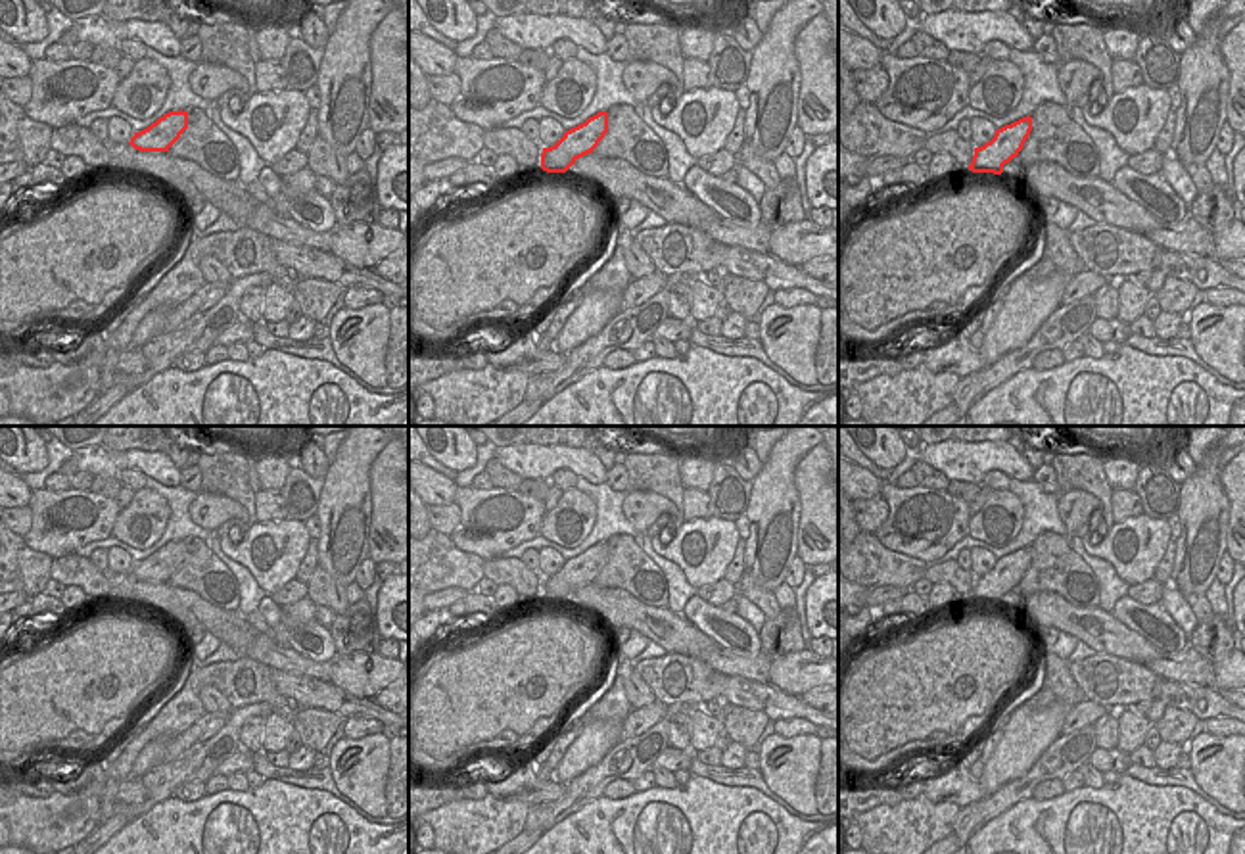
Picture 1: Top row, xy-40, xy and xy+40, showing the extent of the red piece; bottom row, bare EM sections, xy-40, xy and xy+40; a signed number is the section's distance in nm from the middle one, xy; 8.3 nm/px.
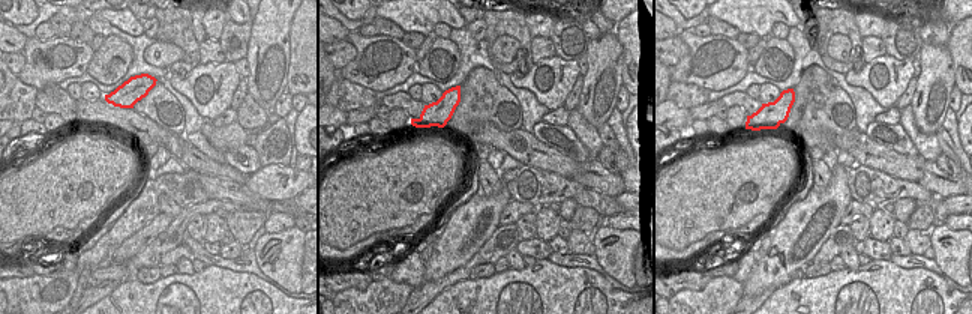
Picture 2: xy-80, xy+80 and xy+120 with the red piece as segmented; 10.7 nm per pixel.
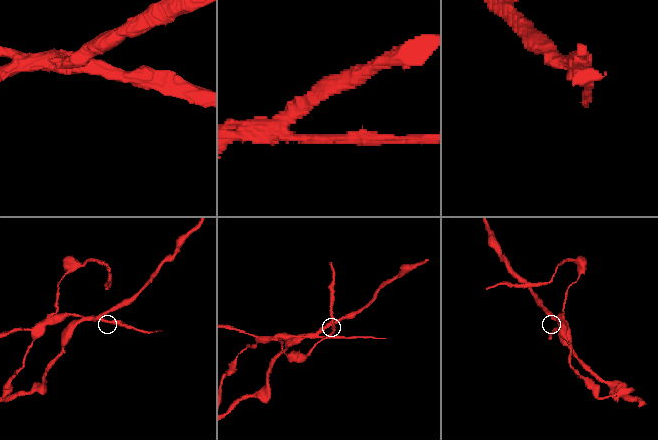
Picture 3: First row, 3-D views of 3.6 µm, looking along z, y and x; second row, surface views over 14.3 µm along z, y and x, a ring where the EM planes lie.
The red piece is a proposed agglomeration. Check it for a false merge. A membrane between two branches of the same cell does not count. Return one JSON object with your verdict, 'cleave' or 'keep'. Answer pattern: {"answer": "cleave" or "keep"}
{"answer": "cleave"}

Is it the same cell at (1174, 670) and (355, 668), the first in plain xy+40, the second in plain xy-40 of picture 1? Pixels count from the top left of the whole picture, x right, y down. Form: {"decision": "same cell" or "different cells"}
{"decision": "different cells"}

